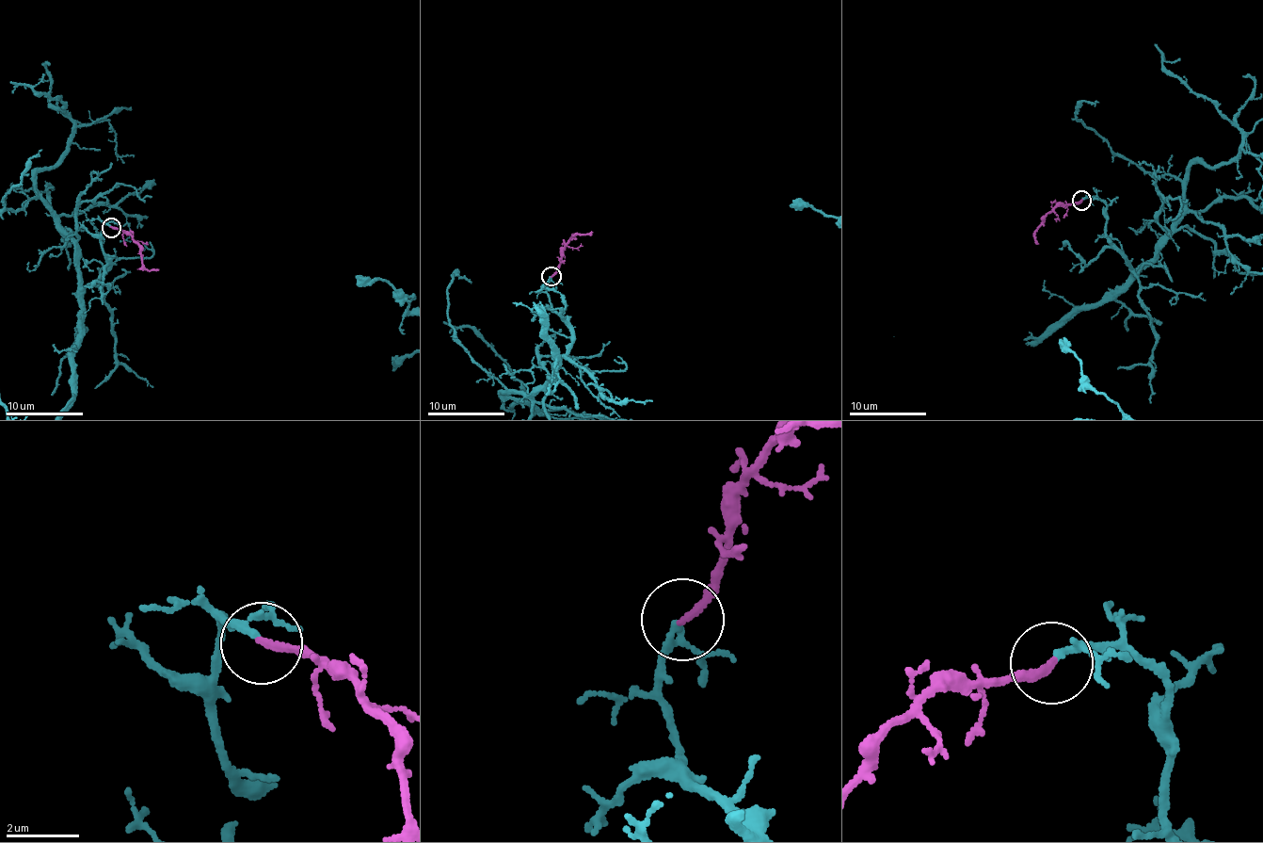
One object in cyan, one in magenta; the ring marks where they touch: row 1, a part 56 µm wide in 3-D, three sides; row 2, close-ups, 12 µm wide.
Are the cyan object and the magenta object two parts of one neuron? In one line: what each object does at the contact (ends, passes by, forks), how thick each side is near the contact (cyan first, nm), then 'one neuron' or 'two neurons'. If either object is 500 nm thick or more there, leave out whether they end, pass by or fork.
cyan passes by; magenta ends there; 140 nm thick on the cyan side, 200 nm on the other; one neuron

